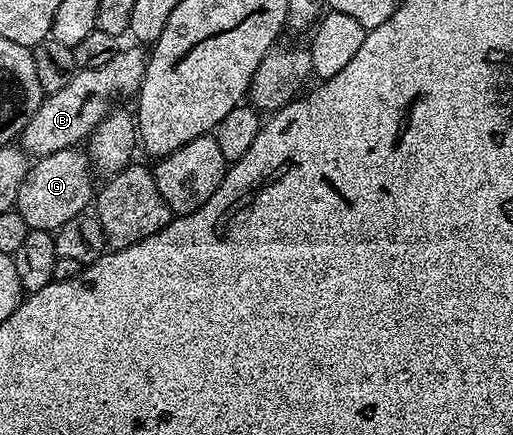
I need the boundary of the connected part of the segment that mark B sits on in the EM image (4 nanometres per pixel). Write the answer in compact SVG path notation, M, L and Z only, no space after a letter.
M130 45L120 48L117 56L113 56L113 60L109 60L109 64L104 64L102 68L76 70L61 92L53 92L44 97L17 139L24 154L38 160L53 152L78 147L84 140L90 139L92 131L106 114L111 113L118 98L138 95L149 54L142 45Z

